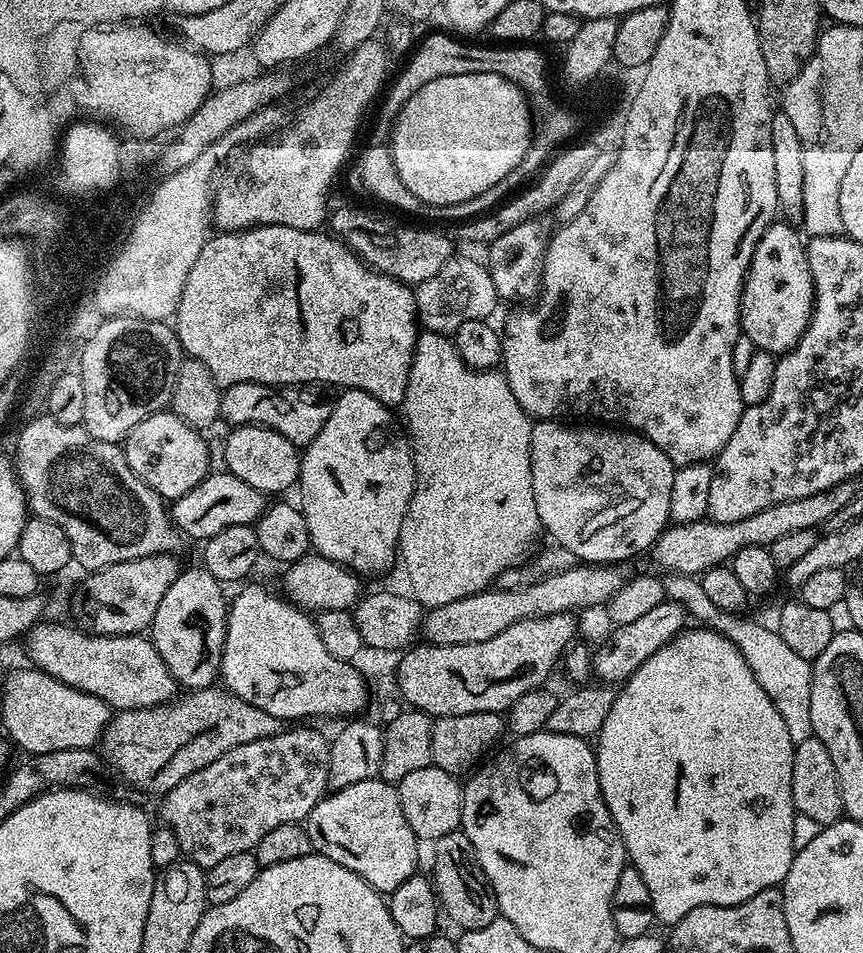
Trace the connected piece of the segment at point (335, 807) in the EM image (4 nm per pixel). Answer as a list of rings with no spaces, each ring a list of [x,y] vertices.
[[[377,778],[354,782],[354,786],[329,791],[320,797],[314,810],[310,810],[306,827],[312,847],[319,855],[338,862],[338,866],[346,866],[346,870],[361,876],[369,886],[381,894],[392,893],[395,888],[402,886],[402,882],[406,882],[406,878],[417,875],[418,841],[414,830],[410,830],[410,822],[406,822],[406,814],[402,814],[402,802],[395,783]]]

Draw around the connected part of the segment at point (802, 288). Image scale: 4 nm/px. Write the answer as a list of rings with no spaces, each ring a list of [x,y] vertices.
[[[774,222],[762,234],[758,246],[752,255],[744,286],[740,289],[740,331],[757,350],[773,354],[789,352],[808,329],[812,317],[812,301],[816,295],[812,285],[812,275],[808,265],[808,250],[805,241],[800,241],[801,233],[795,232],[788,222]]]

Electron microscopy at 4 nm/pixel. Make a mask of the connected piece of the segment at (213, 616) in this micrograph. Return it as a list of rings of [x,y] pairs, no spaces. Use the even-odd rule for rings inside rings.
[[[202,566],[188,568],[181,576],[172,580],[172,585],[163,589],[162,600],[154,614],[150,627],[150,639],[153,646],[169,667],[170,674],[176,679],[177,685],[184,690],[210,688],[217,683],[220,675],[220,659],[224,653],[224,639],[228,629],[229,601],[224,600],[225,585],[220,583],[214,574],[210,574]]]

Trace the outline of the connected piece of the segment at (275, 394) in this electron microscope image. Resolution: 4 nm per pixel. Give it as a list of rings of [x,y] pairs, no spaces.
[[[242,382],[229,384],[220,393],[220,420],[228,426],[241,424],[262,424],[264,427],[282,434],[291,444],[307,446],[318,438],[318,430],[326,426],[334,403],[327,391],[312,386],[273,386]]]

